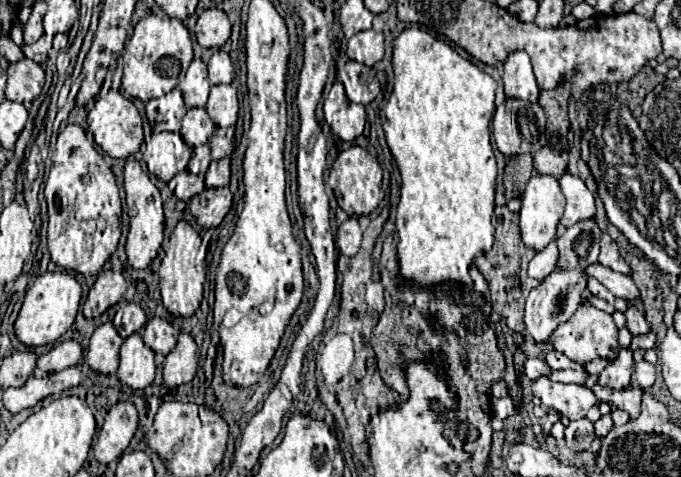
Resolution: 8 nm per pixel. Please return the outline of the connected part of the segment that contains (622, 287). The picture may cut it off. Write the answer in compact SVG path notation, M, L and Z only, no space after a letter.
M602 264L586 266L586 268L582 268L582 274L588 276L588 278L594 276L598 282L602 282L618 298L624 298L624 300L638 300L640 298L638 288L634 286L630 276L618 274L618 272L610 270L610 268L604 268Z

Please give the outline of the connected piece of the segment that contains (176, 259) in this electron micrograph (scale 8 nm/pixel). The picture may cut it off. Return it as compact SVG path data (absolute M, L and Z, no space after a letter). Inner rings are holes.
M184 220L176 222L170 242L166 248L166 256L162 258L158 276L160 276L160 292L162 292L162 304L164 308L174 316L192 316L202 300L202 290L206 282L206 268L196 266L196 256L200 250L200 234Z

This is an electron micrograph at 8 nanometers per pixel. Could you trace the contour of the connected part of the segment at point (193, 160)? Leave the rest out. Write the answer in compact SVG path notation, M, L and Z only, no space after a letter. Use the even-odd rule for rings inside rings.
M209 144L198 146L191 155L187 169L194 175L205 174L211 160L211 149Z

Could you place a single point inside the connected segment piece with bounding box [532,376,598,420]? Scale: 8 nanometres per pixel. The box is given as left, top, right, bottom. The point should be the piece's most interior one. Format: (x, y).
(573, 401)

